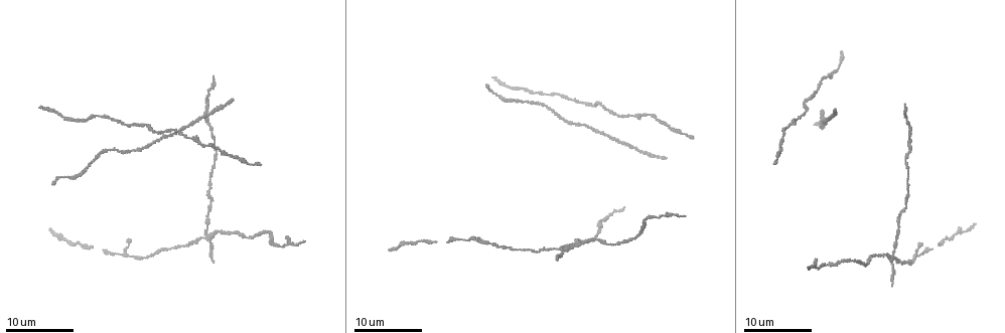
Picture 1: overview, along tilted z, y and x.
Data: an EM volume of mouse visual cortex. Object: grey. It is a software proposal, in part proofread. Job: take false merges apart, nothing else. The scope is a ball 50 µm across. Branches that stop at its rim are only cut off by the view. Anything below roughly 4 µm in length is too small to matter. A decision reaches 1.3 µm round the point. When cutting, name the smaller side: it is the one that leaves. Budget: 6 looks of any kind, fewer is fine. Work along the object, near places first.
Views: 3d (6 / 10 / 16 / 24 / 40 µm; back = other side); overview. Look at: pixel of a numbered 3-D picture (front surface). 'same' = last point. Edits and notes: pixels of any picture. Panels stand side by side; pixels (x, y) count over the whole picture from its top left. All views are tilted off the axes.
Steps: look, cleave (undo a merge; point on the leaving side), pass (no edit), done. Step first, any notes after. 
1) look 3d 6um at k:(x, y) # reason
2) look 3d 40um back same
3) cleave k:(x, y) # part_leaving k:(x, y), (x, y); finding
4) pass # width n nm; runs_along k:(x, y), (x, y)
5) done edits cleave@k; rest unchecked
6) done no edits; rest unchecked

look 3d 16um at 1:(915, 259) # side arm on a straight run

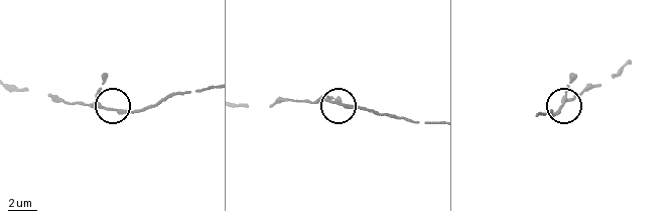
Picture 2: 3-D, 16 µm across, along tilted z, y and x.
look 3d 10um at 2:(108, 109)

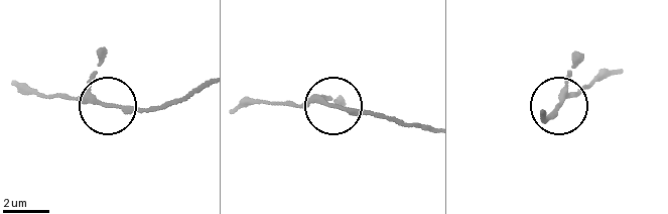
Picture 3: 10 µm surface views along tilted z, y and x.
pass # width 170 nm; runs_along 3:(429, 128), (328, 103), (260, 99); all the same neuron

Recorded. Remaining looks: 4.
look 3d 16um at 1:(558, 247) # four-way junction

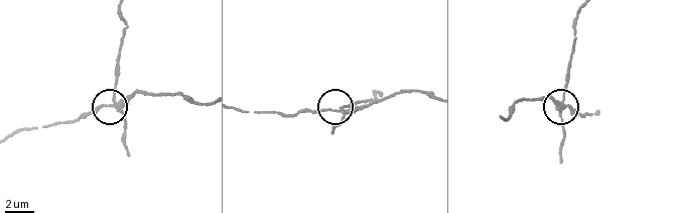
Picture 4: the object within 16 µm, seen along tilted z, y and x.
look 3d 6um at 4:(340, 110) # closer look

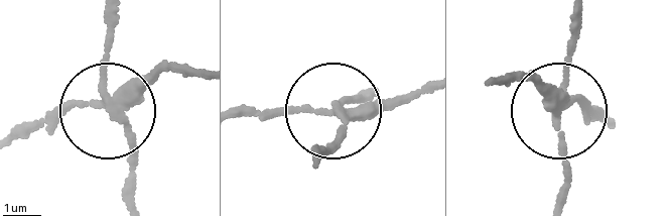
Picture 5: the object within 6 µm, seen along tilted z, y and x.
cleave 5:(137, 150) # part_leaving 5:(112, 103), (110, 20); a second neuron is stuck on

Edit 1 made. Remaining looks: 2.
look 3d 16um at 1:(608, 243) # thick turns thin

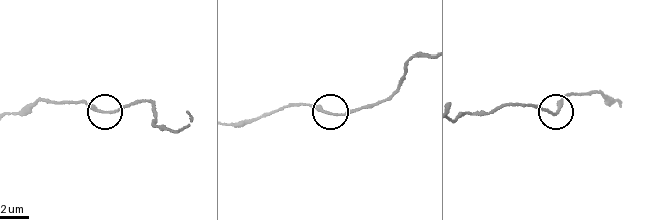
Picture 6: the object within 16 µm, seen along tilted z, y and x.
look 3d 6um at 6:(330, 112)

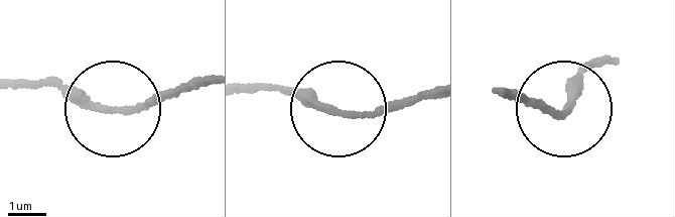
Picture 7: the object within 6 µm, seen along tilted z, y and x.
pass # continuous, no second neuron

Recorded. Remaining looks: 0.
done edits cleave@5; rest unchecked

